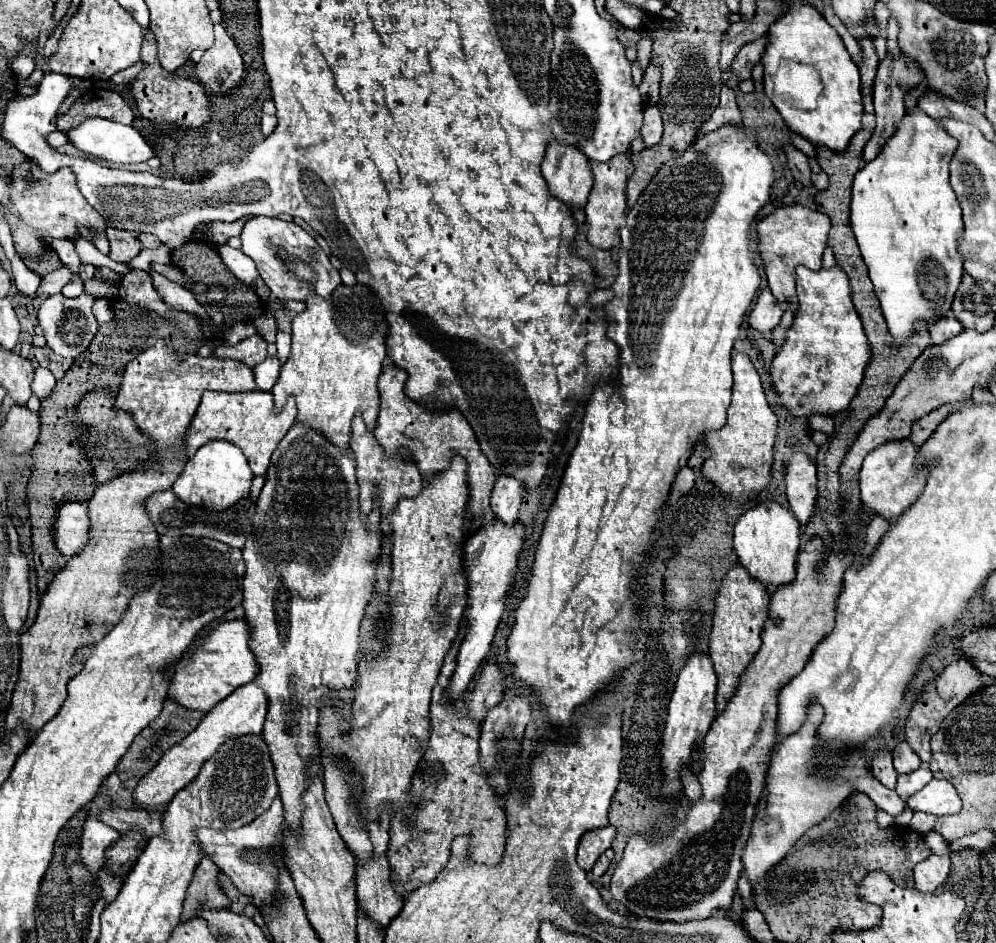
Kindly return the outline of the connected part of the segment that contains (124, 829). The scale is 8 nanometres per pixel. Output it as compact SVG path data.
M112 806L100 816L100 820L116 828L120 834L136 832L136 834L142 834L146 840L164 834L162 822L158 818L152 818L146 810L126 810L126 808Z

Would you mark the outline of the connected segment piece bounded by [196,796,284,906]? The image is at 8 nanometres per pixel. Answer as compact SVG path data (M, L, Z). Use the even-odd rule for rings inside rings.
M276 796L272 806L258 816L254 822L238 828L238 830L212 830L212 828L198 828L196 836L200 842L202 856L210 858L220 872L228 874L232 882L256 904L274 902L276 896L276 876L278 868L274 864L276 856L282 854L282 824L284 824L284 806L282 800Z

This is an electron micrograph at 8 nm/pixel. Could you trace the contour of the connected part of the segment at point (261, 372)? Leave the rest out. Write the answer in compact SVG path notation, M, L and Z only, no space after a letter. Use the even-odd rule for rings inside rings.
M268 356L264 362L260 362L260 364L254 368L258 388L260 388L260 390L272 390L272 386L274 386L276 380L278 380L280 368L282 368L282 362L280 362L276 356Z

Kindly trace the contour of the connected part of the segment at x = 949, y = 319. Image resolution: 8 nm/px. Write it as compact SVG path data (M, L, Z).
M948 314L946 318L942 318L930 326L930 338L934 344L942 344L942 342L958 336L960 332L962 332L962 326L958 324L958 320L952 314Z

